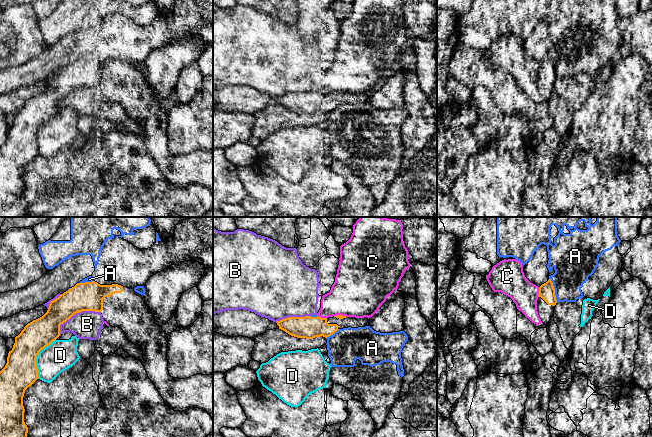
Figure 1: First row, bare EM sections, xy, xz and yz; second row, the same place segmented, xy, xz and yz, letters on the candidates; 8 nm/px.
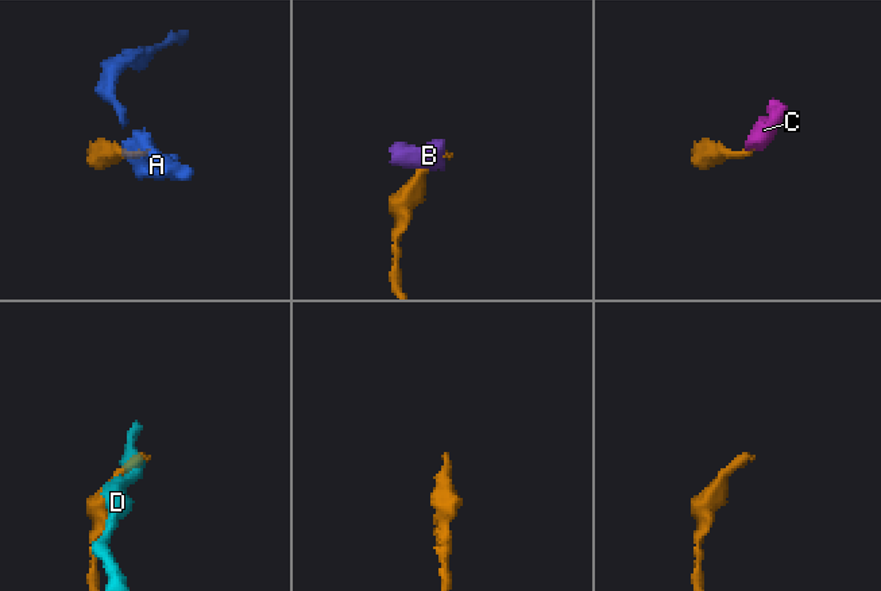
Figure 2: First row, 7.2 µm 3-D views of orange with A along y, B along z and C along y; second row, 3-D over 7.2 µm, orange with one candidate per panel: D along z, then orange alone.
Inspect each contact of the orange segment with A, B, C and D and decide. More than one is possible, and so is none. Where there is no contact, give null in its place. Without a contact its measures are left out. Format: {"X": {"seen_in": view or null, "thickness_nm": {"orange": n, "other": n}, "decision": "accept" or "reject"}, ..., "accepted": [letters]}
{"A": {"seen_in": "yz", "thickness_nm": {"orange": 130, "other": 300}, "decision": "reject"}, "B": {"seen_in": "xy", "thickness_nm": {"orange": 240, "other": 220}, "decision": "reject"}, "C": {"seen_in": "yz", "thickness_nm": {"orange": 130, "other": 240}, "decision": "accept"}, "D": {"seen_in": "xy", "thickness_nm": {"orange": 280, "other": 240}, "decision": "reject"}, "accepted": ["C"]}

